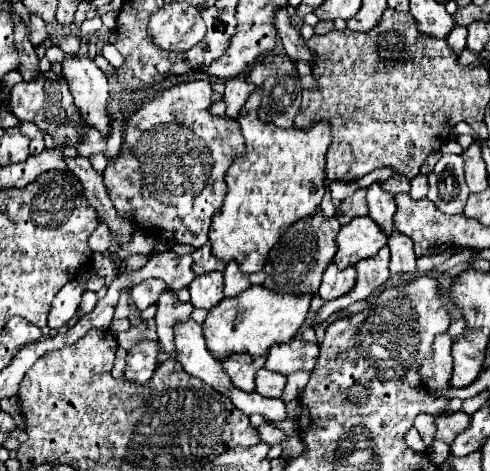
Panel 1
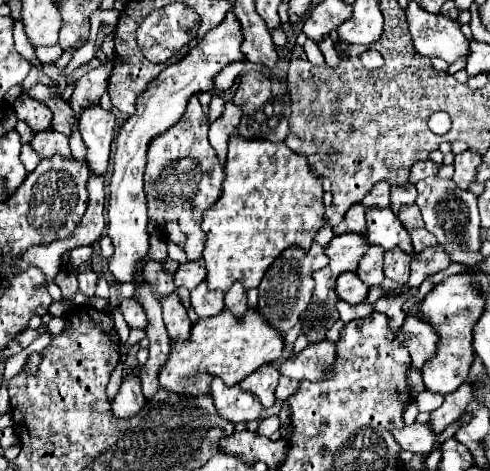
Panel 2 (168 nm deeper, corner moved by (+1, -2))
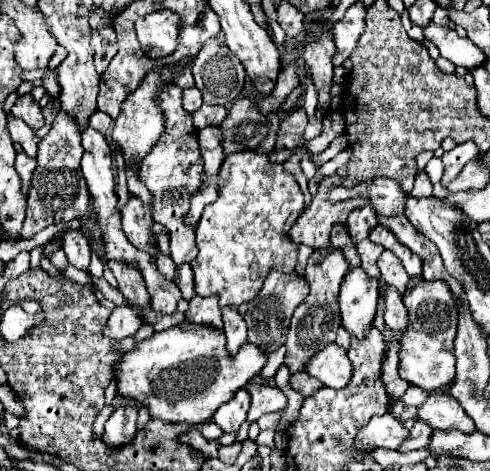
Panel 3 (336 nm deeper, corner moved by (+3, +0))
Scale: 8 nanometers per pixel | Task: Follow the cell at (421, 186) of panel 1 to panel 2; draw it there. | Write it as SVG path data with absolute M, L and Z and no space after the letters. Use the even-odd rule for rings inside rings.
M404 184L404 186L392 186L392 210L398 212L400 206L404 204L414 204L416 202L416 186L414 184Z

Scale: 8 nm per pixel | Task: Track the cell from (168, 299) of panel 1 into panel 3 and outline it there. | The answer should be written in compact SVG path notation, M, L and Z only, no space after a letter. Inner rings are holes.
M138 196L128 198L128 202L122 208L122 226L124 226L124 234L126 238L136 246L142 248L146 252L152 254L152 258L156 258L156 250L154 250L154 236L150 232L152 228L152 214L150 210L144 206L144 202Z

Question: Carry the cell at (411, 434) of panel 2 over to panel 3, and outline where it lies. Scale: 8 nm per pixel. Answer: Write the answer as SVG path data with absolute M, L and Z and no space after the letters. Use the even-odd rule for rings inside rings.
M390 412L382 416L372 416L370 422L356 436L358 450L374 450L374 448L398 450L398 446L406 438L408 430Z

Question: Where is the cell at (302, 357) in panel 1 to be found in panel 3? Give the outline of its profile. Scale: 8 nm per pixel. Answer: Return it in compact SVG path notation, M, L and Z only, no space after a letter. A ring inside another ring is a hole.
M328 344L310 360L306 372L318 378L324 386L340 390L350 382L352 364L344 348L340 348L338 344Z

